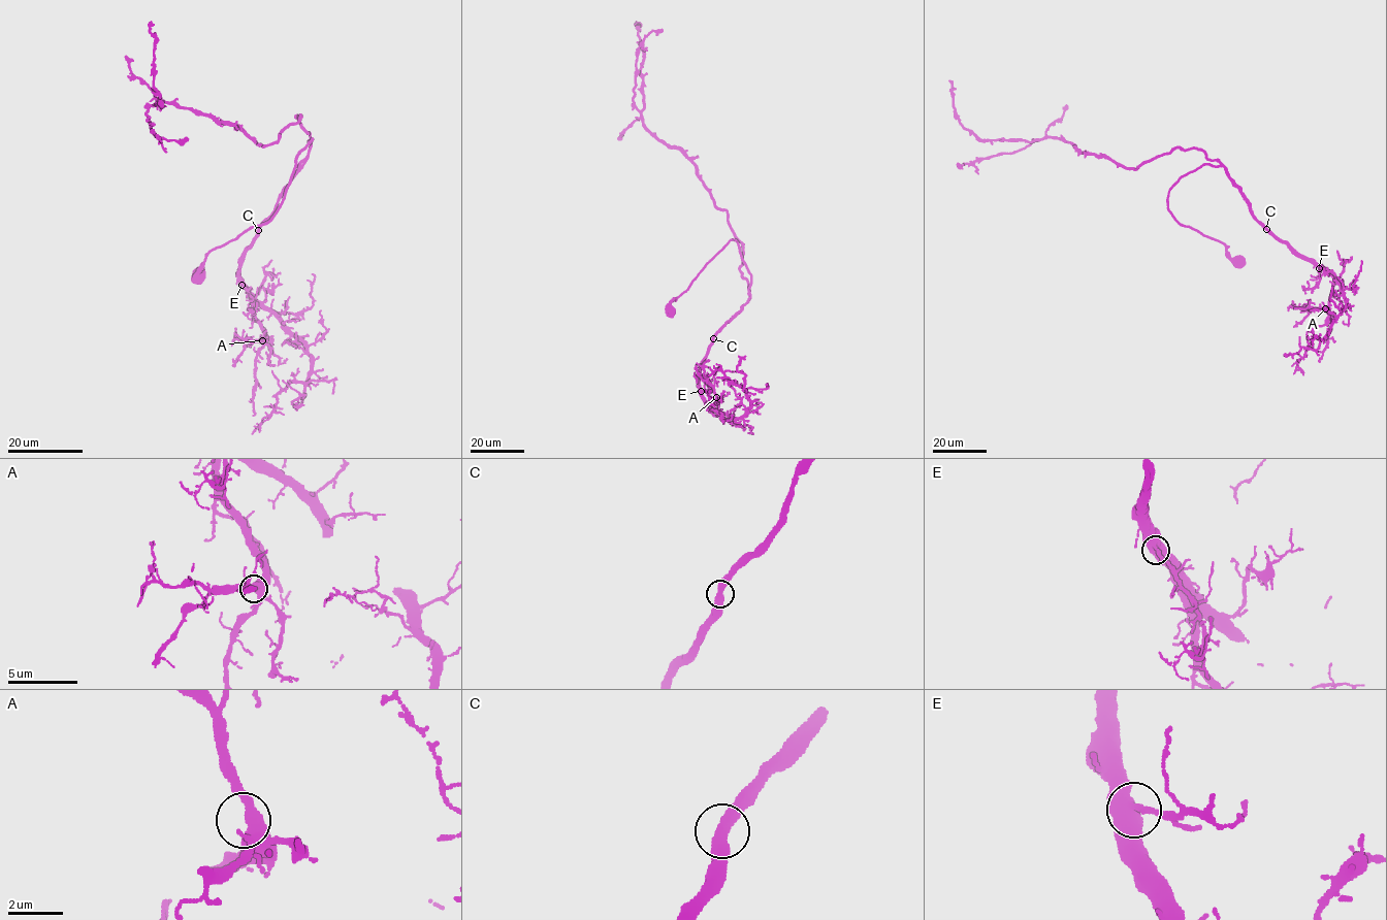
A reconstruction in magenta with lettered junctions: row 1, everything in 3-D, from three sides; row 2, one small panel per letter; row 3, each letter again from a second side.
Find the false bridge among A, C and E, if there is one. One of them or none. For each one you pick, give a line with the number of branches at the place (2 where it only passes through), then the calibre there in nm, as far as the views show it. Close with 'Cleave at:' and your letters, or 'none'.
Cleave at: none

